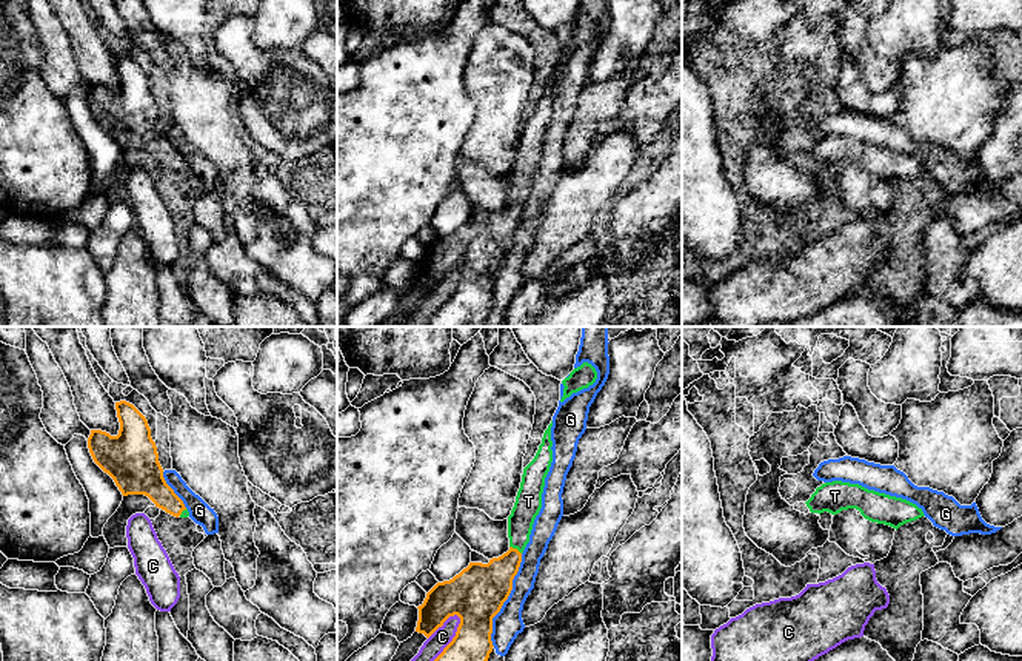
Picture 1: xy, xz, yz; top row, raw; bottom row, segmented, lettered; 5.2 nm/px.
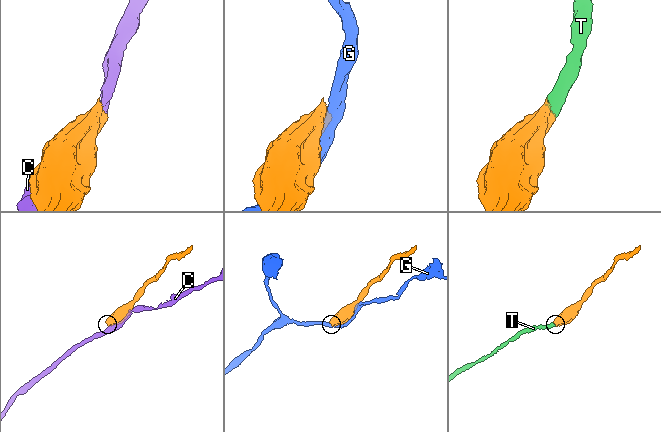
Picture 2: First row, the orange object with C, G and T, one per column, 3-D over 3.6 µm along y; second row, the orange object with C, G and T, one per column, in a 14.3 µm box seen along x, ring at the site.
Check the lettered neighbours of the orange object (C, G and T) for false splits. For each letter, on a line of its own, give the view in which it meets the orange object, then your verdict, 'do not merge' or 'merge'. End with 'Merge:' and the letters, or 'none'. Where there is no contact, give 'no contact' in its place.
C: xz | do not merge
G: xz | do not merge
T: xz | merge
Merge: T

